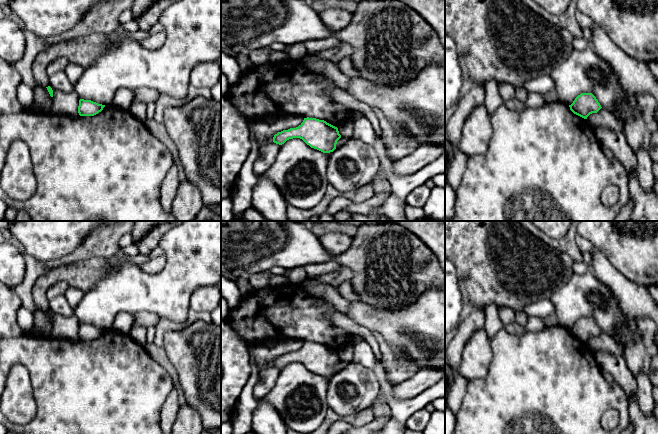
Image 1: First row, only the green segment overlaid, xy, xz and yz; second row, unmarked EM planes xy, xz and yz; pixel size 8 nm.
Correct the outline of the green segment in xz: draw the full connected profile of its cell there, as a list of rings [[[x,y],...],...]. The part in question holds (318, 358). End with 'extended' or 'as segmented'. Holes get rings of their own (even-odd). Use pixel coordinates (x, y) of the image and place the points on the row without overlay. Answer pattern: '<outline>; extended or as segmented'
[[[307,341],[298,351],[275,358],[273,366],[282,369],[293,362],[300,362],[311,372],[323,377],[330,377],[336,373],[337,365],[341,359],[337,351],[326,345]]]; as segmented

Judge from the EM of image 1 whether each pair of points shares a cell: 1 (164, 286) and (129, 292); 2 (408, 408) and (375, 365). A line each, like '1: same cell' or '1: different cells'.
1: same cell
2: same cell

